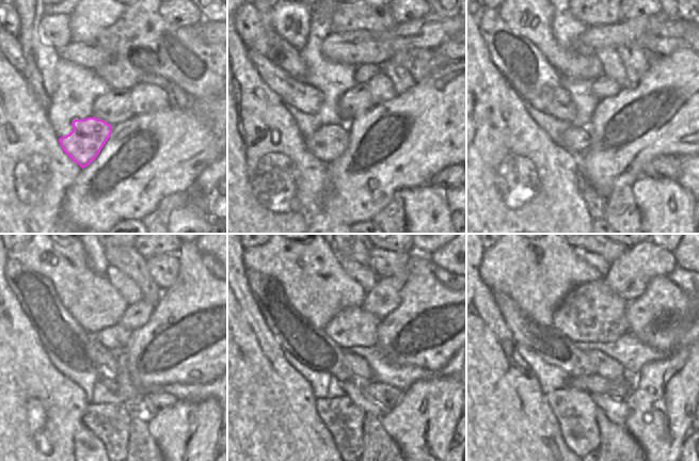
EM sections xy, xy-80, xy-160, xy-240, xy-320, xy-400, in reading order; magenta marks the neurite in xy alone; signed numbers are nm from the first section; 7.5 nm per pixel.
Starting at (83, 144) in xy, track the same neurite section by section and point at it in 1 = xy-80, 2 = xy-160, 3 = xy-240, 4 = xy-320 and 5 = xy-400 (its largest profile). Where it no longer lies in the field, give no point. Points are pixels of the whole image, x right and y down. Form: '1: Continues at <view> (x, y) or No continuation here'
1: Continues at xy-80 (328, 144)
2: Continues at xy-160 (575, 140)
3: Continues at xy-240 (109, 380)
4: Continues at xy-320 (353, 390)
5: Continues at xy-400 (618, 412).

